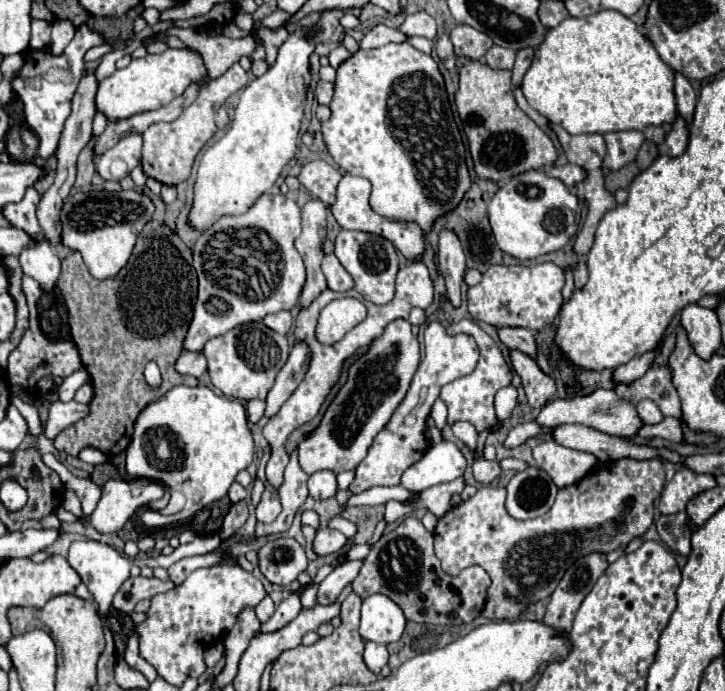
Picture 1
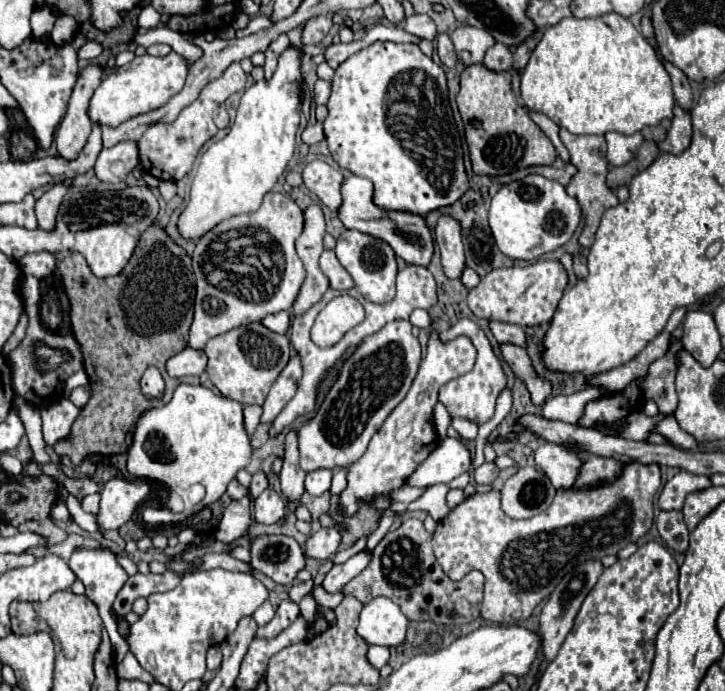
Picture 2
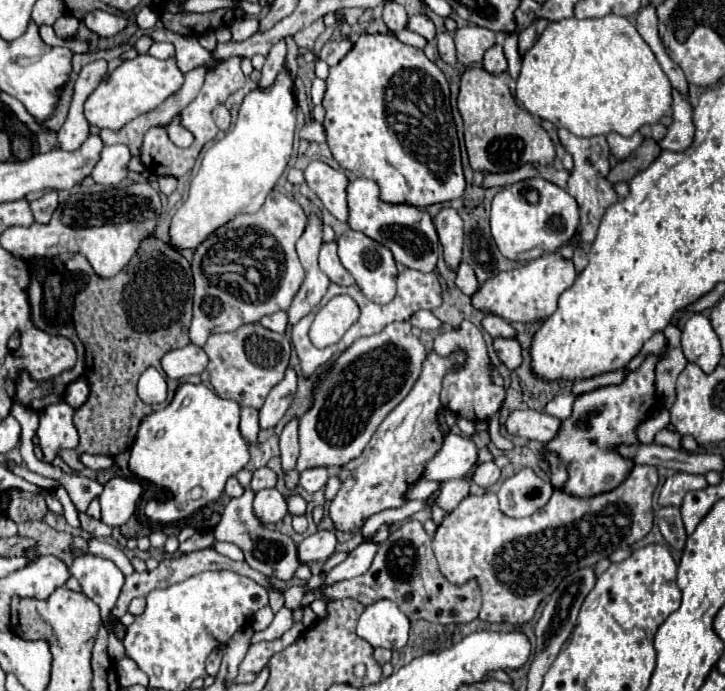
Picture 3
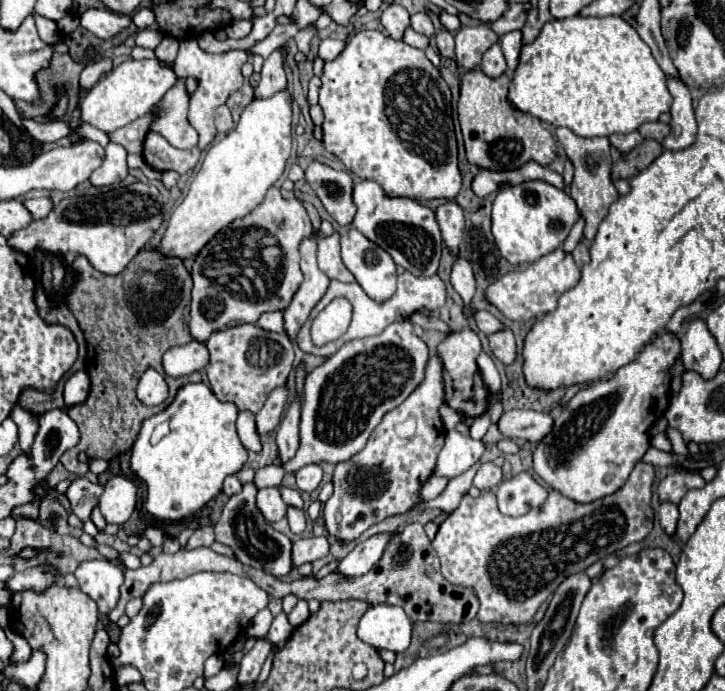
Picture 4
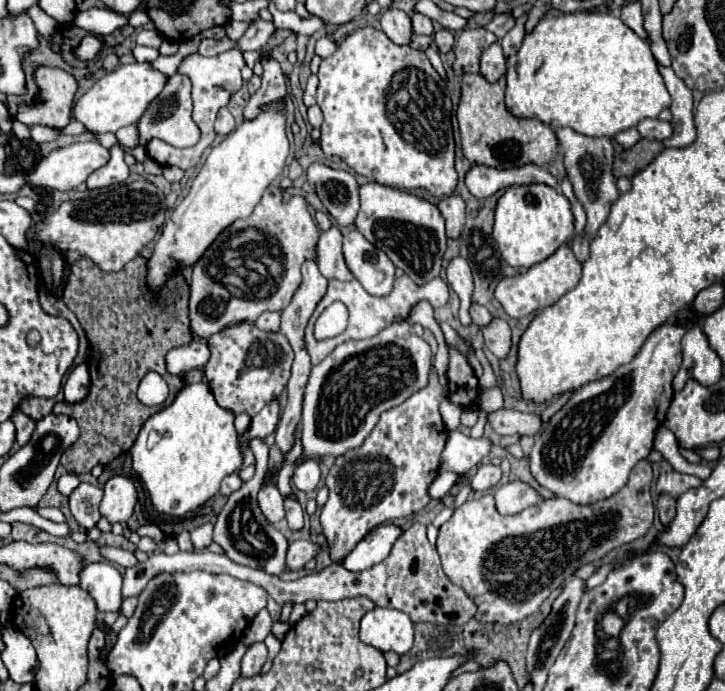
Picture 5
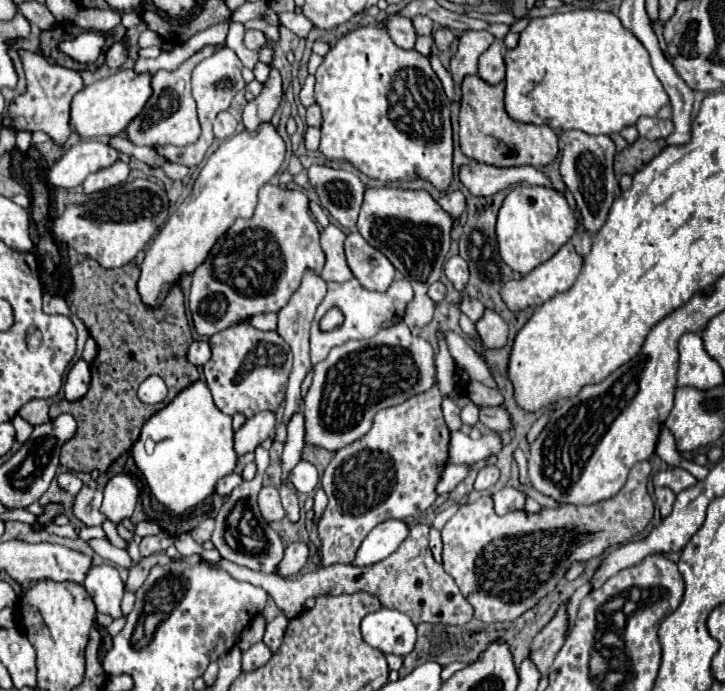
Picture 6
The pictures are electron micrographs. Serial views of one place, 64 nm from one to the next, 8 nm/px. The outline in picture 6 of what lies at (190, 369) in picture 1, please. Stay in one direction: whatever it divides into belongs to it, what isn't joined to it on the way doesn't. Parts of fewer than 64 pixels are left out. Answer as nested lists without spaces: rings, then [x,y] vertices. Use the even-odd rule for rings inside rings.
[[[206,340],[192,342],[186,352],[186,358],[196,366],[204,366],[210,360],[210,344]]]

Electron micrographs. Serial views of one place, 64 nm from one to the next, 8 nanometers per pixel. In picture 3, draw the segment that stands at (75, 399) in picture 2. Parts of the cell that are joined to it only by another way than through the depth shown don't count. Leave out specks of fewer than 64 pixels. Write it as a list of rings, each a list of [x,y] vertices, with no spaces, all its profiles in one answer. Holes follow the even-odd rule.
[[[76,378],[74,382],[70,382],[66,388],[66,394],[64,394],[64,400],[72,408],[82,406],[88,400],[88,382],[84,378]]]

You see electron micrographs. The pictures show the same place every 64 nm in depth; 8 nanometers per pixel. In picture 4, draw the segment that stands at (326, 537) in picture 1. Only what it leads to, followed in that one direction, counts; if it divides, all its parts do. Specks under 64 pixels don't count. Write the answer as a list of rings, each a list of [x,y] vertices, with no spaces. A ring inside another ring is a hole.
[[[302,538],[292,544],[292,564],[294,568],[300,568],[304,562],[314,562],[318,558],[324,558],[328,554],[328,540],[326,538]]]

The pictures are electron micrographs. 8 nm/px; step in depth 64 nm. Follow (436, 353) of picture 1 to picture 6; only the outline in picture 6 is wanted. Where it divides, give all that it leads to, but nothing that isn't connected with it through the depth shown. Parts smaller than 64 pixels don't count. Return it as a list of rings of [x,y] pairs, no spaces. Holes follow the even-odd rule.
[[[432,386],[428,392],[412,396],[398,406],[384,408],[374,416],[372,428],[360,440],[340,448],[334,454],[320,480],[328,496],[328,508],[318,524],[322,568],[332,564],[350,564],[352,558],[356,558],[356,550],[360,548],[360,542],[376,524],[388,518],[404,520],[408,516],[416,516],[428,510],[436,502],[438,498],[436,484],[446,468],[448,446],[450,446],[450,430],[444,422],[440,404],[442,404],[442,394],[438,386]]]

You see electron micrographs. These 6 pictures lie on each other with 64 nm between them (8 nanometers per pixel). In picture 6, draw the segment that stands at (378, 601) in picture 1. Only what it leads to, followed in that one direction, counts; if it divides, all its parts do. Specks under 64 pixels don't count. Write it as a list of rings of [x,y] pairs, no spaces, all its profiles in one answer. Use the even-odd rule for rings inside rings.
[[[380,608],[362,620],[364,642],[384,654],[406,656],[416,644],[416,626],[412,620],[390,608]]]

